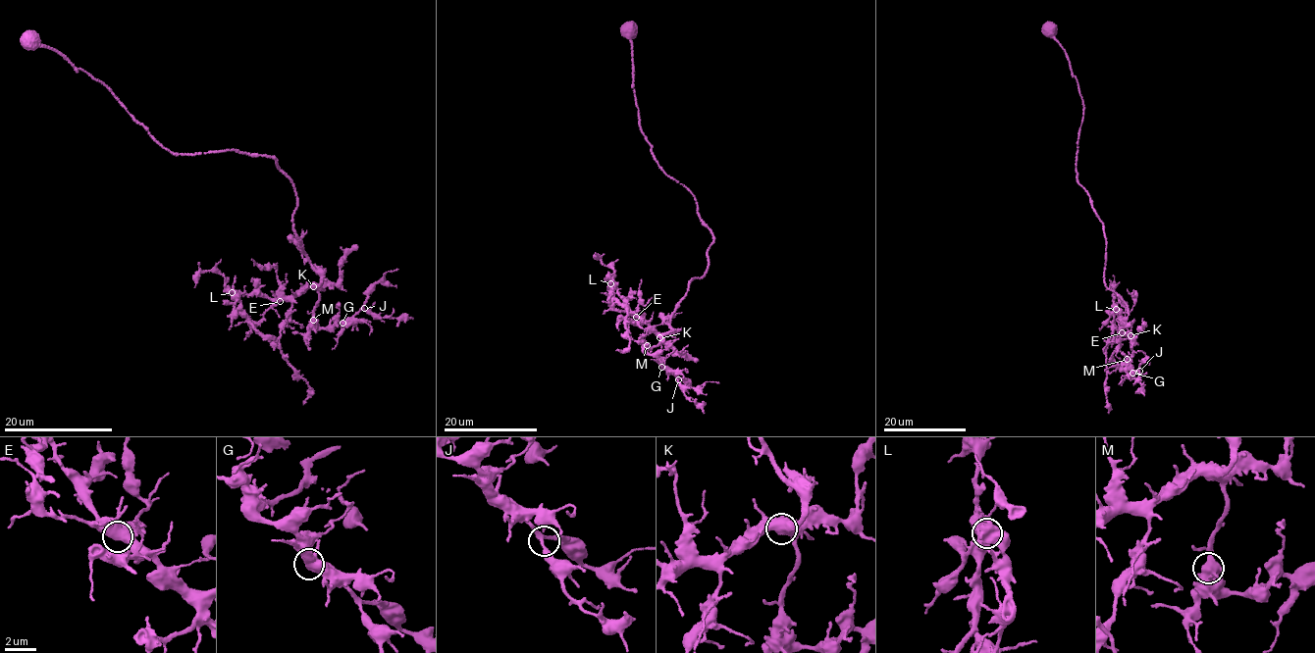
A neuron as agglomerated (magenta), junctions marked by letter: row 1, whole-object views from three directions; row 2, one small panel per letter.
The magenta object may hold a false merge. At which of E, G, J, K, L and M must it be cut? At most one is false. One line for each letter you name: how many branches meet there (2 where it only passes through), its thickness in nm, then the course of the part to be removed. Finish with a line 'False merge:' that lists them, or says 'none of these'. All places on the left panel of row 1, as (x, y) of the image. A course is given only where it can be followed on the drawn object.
L: 3 | 500 nm | (231, 292), (240, 310), (262, 334), (278, 342), (282, 357), (306, 380), (310, 394), (303, 404)
False merge: L

